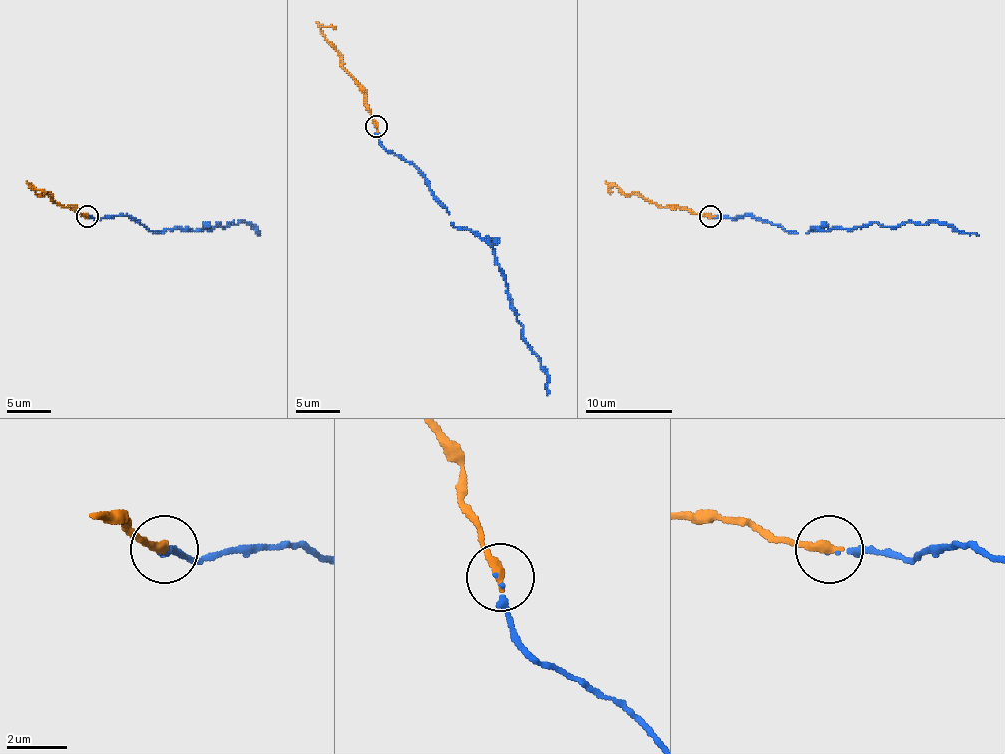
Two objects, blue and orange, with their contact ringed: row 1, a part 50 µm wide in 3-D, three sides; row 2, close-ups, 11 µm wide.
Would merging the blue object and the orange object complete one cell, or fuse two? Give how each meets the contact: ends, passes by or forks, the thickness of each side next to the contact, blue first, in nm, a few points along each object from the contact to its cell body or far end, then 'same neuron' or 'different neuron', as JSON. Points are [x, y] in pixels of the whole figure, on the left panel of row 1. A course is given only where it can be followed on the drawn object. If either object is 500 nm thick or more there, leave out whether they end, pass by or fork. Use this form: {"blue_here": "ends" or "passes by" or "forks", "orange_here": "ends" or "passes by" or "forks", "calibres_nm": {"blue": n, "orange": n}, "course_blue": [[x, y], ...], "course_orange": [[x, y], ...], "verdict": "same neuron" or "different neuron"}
{"blue_here": "ends", "orange_here": "ends", "calibres_nm": {"blue": 130, "orange": 320}, "course_blue": [[85, 218], [127, 216], [162, 233], [166, 229], [210, 229], [218, 222], [223, 227], [249, 222], [258, 235]], "course_orange": [[87, 216], [74, 207], [61, 207], [48, 194], [37, 194], [31, 185], [46, 192]], "verdict": "same neuron"}

